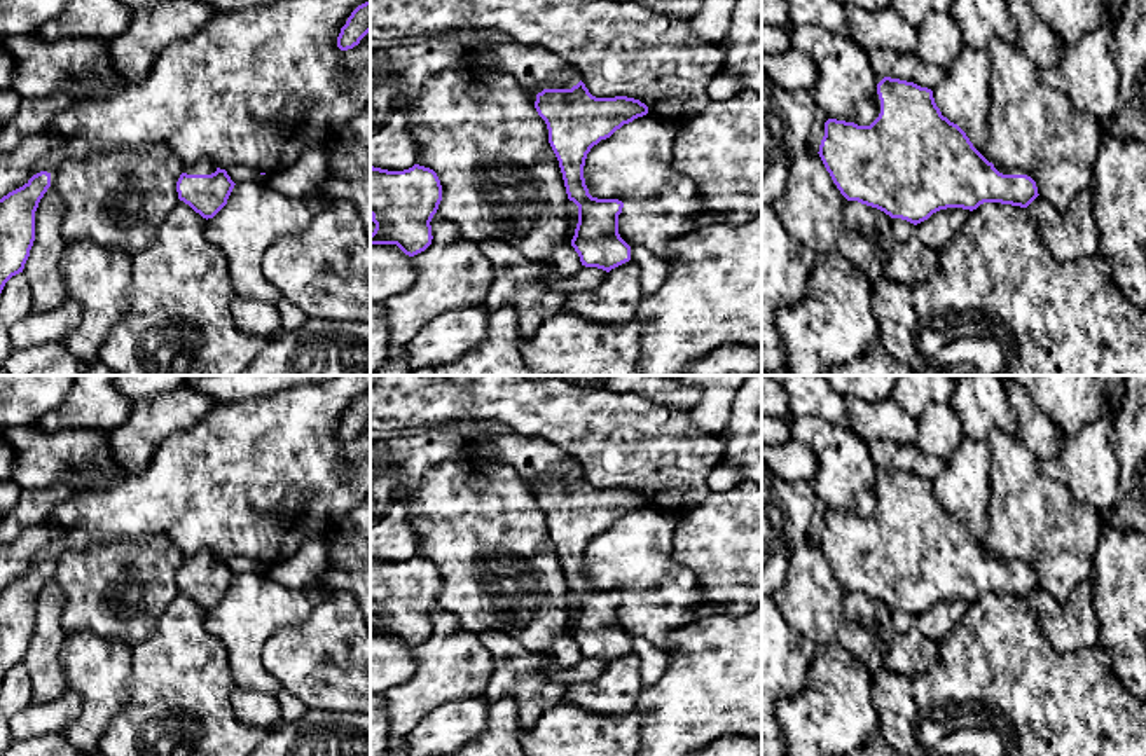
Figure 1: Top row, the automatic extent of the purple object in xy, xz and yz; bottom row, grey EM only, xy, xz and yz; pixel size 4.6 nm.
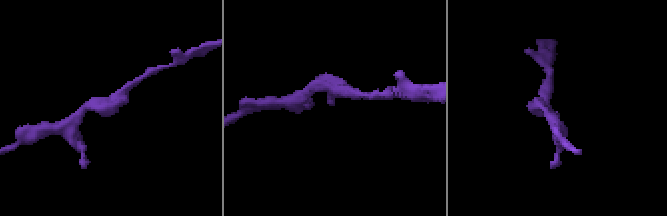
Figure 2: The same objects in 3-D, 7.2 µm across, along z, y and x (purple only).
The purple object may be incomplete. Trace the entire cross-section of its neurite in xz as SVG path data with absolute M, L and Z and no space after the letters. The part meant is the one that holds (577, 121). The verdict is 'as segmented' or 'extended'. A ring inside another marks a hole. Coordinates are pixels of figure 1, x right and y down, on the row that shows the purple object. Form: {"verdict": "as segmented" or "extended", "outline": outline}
{"verdict": "as segmented", "outline": "M580 80L571 89L543 89L536 94L535 108L547 124L568 199L578 206L571 246L582 265L610 272L631 260L631 246L618 234L624 203L592 197L583 166L594 145L646 115L648 107L627 96L596 98Z"}

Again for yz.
{"verdict": "extended", "outline": "M877 77L877 119L870 126L828 119L819 157L847 201L877 208L914 225L947 208L977 210L984 203L1027 208L1039 194L1018 168L996 169L966 133L942 115L933 91L914 82Z"}

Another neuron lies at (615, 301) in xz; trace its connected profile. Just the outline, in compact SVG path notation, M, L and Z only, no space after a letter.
M629 260L611 269L590 292L566 295L563 311L590 321L624 325L636 318L641 299L639 267Z

